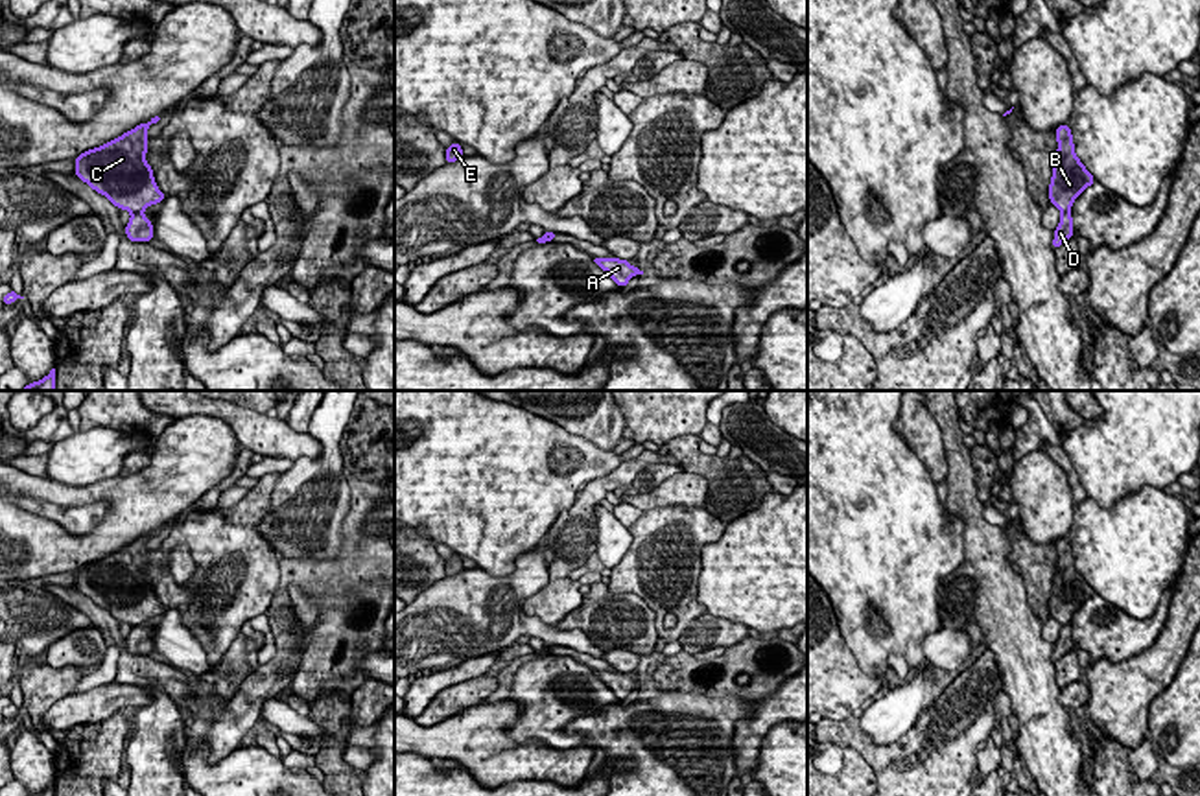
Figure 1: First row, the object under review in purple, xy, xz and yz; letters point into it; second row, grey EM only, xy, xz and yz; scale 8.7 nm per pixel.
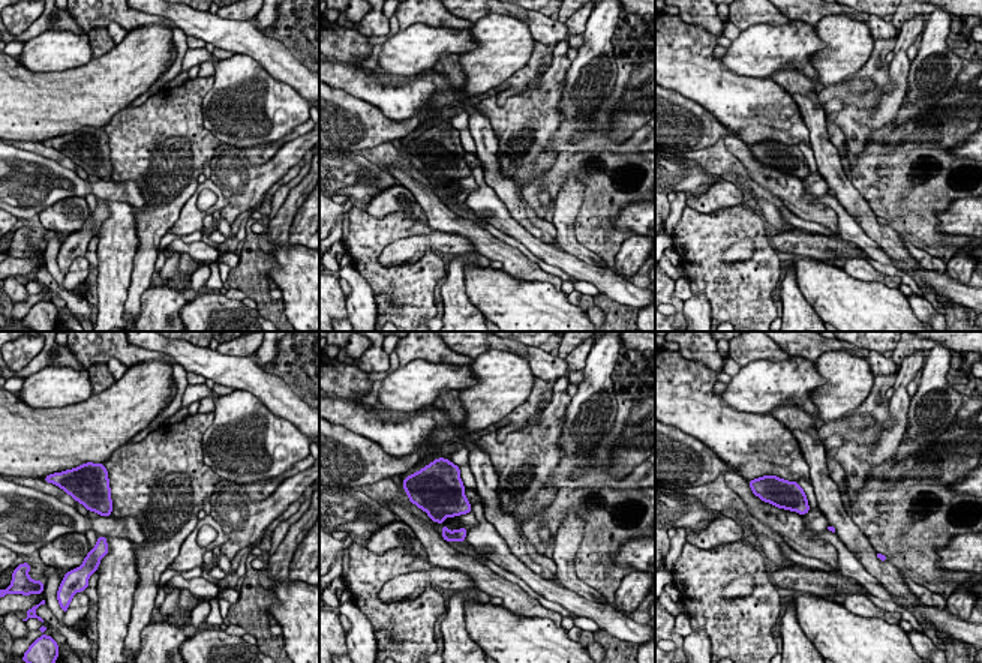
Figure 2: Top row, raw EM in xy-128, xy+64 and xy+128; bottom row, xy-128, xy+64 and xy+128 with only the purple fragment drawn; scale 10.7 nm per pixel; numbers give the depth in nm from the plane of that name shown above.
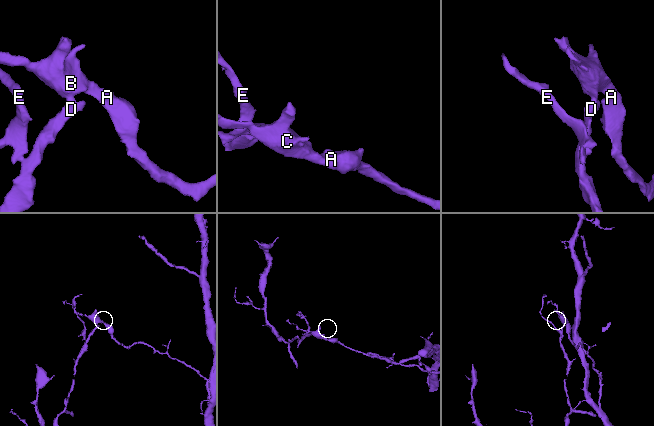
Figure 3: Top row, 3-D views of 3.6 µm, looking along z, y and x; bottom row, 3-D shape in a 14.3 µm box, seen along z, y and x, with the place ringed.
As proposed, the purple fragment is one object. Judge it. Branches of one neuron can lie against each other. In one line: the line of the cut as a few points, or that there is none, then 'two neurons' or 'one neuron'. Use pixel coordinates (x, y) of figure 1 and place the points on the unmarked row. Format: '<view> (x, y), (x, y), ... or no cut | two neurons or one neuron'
xy (142, 621), (131, 627) | two neurons

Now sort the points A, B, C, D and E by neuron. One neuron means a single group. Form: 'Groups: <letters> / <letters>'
Groups: A B C / D E

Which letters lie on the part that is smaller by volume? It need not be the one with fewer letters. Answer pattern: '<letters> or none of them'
D, E

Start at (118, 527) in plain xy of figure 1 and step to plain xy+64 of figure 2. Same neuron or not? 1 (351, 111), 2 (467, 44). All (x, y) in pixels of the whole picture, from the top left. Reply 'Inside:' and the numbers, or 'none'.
Inside: 1

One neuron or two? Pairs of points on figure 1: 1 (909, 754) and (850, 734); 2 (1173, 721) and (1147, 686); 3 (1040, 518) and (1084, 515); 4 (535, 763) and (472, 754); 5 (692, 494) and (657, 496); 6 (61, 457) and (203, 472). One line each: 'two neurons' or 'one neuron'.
1: one neuron
2: two neurons
3: two neurons
4: one neuron
5: one neuron
6: two neurons

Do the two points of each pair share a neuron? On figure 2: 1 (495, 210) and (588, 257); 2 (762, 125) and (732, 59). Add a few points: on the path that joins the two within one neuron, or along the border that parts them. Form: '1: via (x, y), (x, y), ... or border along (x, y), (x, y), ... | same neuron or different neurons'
1: border along (561, 248), (592, 264) | different neurons
2: border along (718, 59), (738, 74), (769, 78) | different neurons

